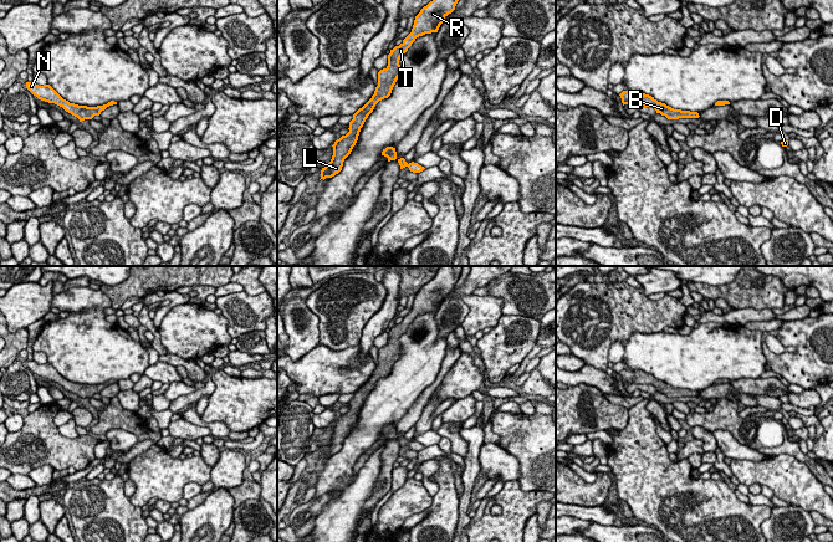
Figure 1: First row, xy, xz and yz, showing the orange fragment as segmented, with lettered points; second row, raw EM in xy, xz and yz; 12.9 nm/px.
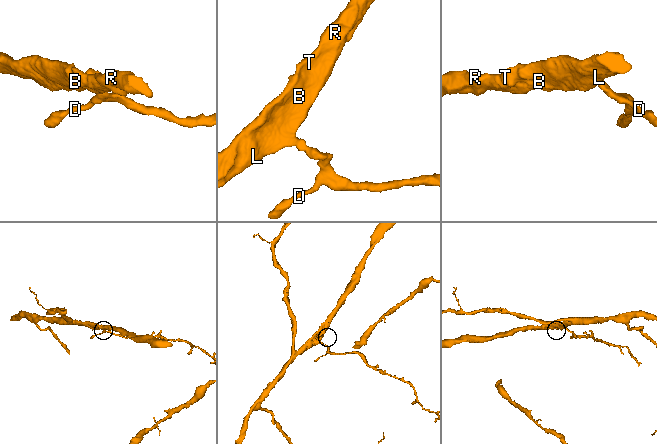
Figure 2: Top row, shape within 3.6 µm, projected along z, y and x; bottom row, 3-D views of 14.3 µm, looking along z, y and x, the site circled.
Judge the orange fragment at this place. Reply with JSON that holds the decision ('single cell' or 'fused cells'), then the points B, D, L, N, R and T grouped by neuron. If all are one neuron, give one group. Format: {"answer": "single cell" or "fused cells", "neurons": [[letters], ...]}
{"answer": "single cell", "neurons": [["B", "D", "L", "N", "R", "T"]]}

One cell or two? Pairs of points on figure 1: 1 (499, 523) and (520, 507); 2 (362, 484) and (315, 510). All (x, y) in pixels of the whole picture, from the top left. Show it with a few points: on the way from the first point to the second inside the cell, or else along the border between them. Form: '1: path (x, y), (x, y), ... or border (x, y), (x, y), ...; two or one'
1: path (504, 523), (515, 512); one
2: border (340, 490), (323, 506), (312, 528); two

